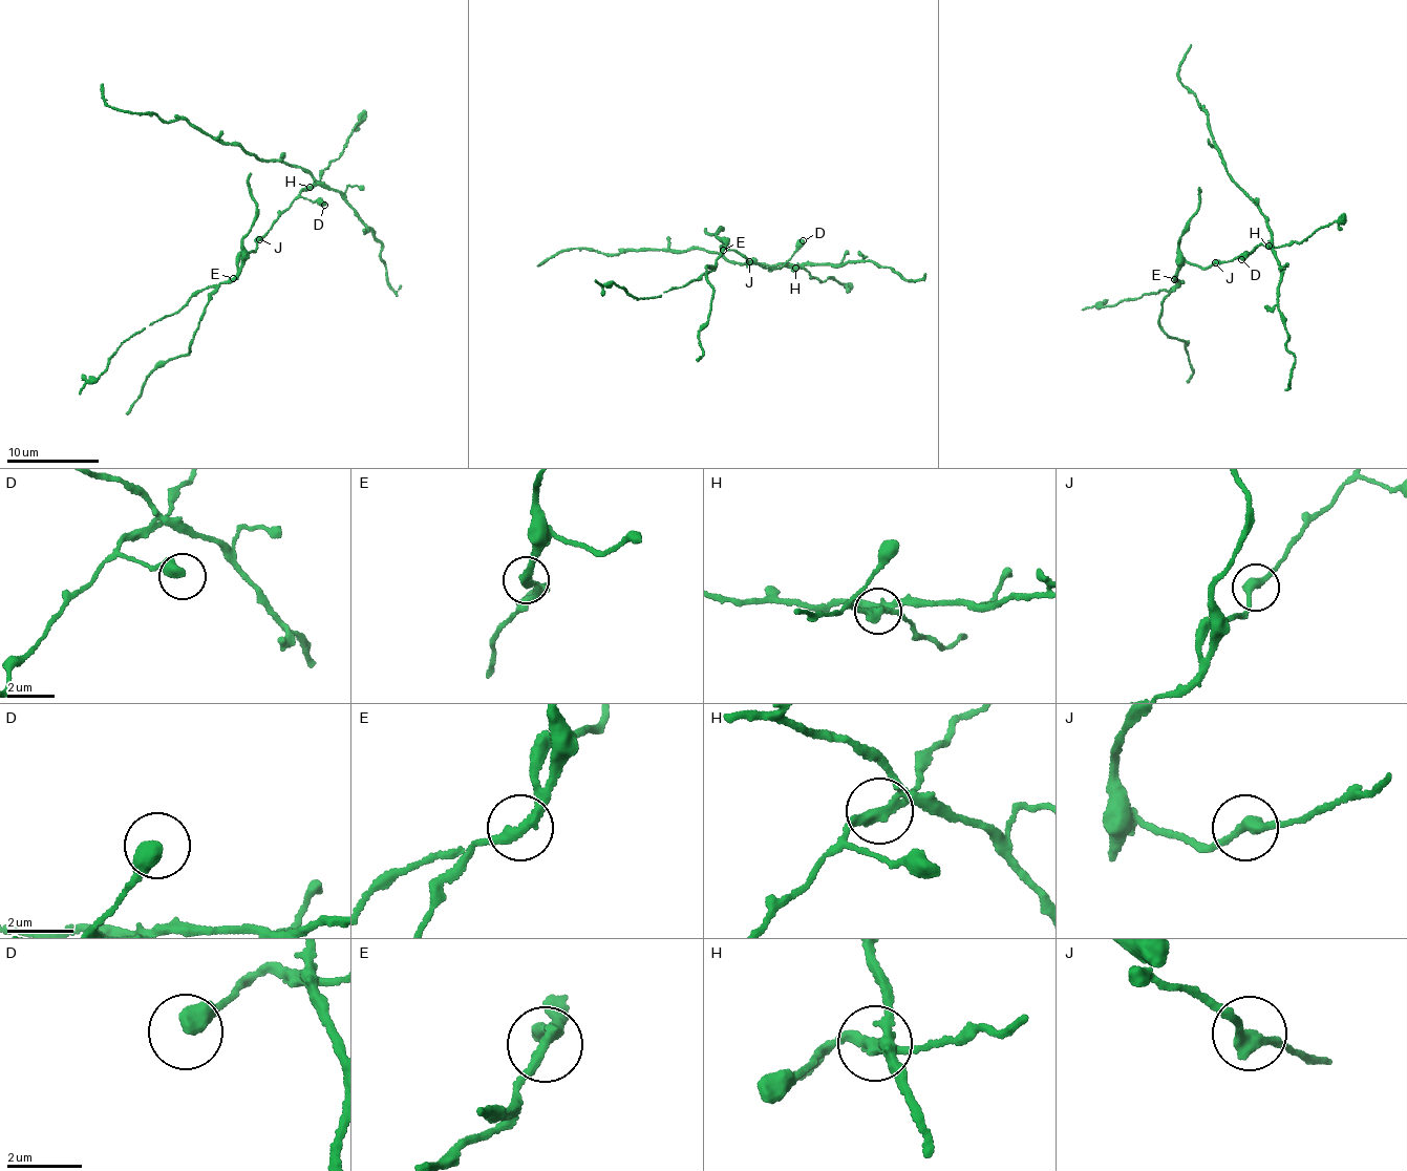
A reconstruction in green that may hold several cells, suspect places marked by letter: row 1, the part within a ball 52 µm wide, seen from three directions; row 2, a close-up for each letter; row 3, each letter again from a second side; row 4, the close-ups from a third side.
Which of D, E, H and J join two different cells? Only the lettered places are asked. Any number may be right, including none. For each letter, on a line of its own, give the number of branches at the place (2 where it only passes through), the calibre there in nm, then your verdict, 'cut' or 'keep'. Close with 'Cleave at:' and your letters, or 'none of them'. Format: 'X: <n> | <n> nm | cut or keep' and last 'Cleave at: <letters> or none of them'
D: 1 | 500 nm | keep
E: 2 | 300 nm | cut
H: 4 | 260 nm | cut
J: 2 | 320 nm | keep
Cleave at: E, H

